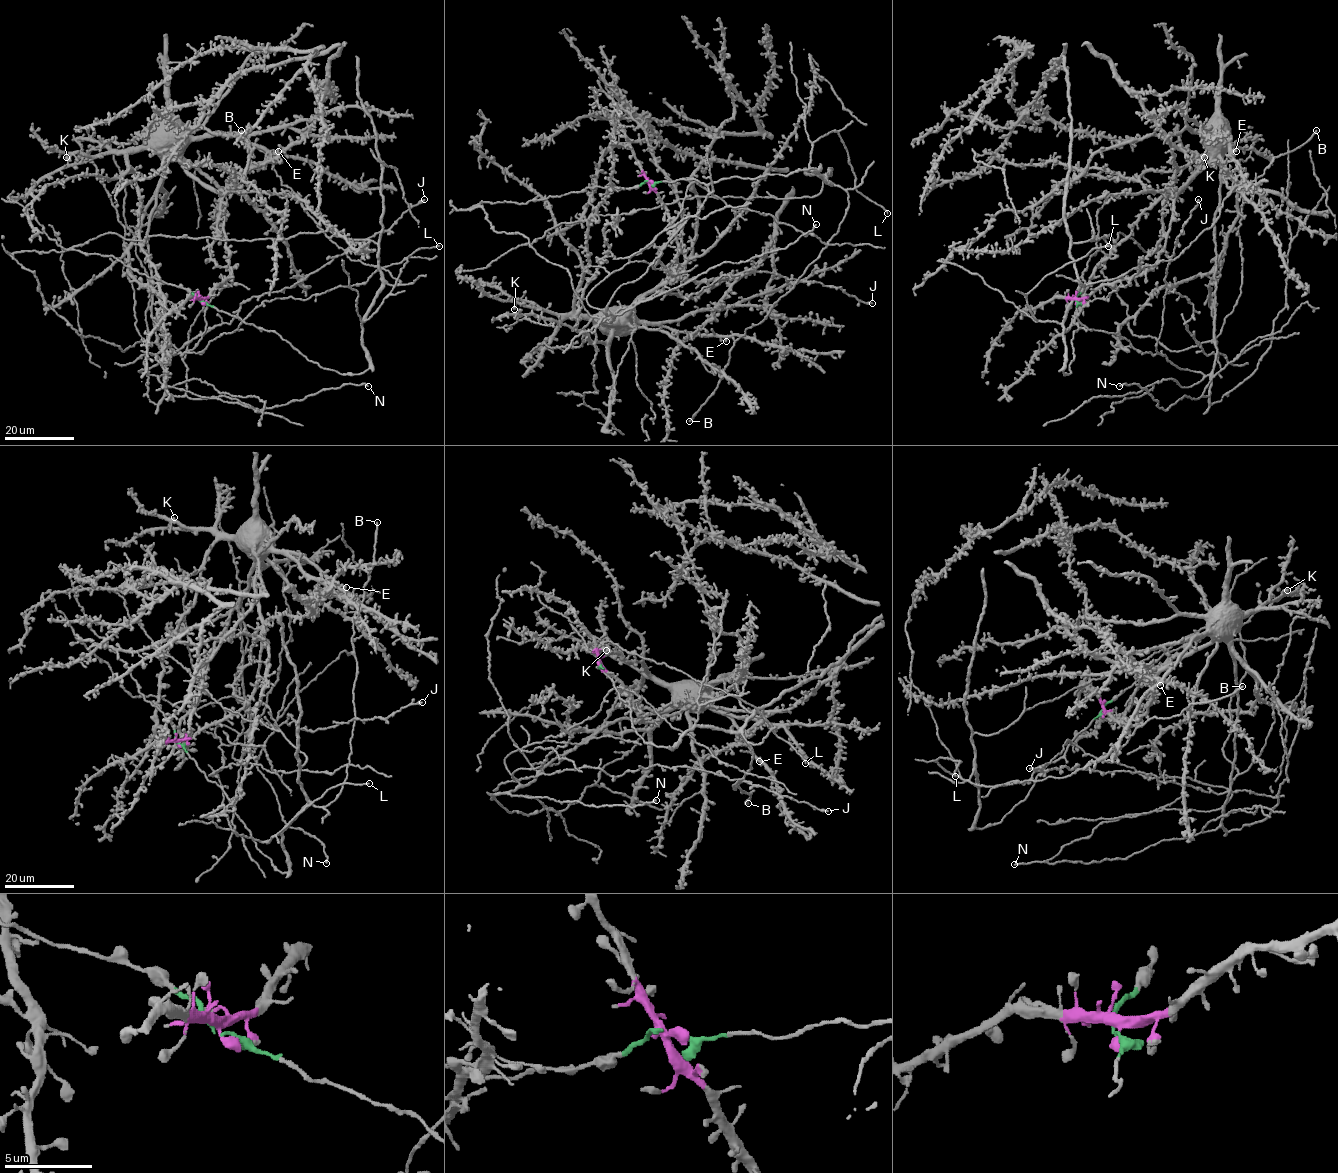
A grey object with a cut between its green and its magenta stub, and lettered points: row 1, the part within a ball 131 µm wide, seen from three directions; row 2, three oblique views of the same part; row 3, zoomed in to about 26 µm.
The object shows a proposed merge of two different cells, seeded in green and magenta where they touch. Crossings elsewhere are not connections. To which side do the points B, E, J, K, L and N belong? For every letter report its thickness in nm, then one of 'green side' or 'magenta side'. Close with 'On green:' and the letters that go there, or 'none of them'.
B: 240 nm | green side
E: 400 nm | magenta side
J: 180 nm | magenta side
K: 440 nm | magenta side
L: 120 nm | green side
N: 200 nm | magenta side
On green: B, L

